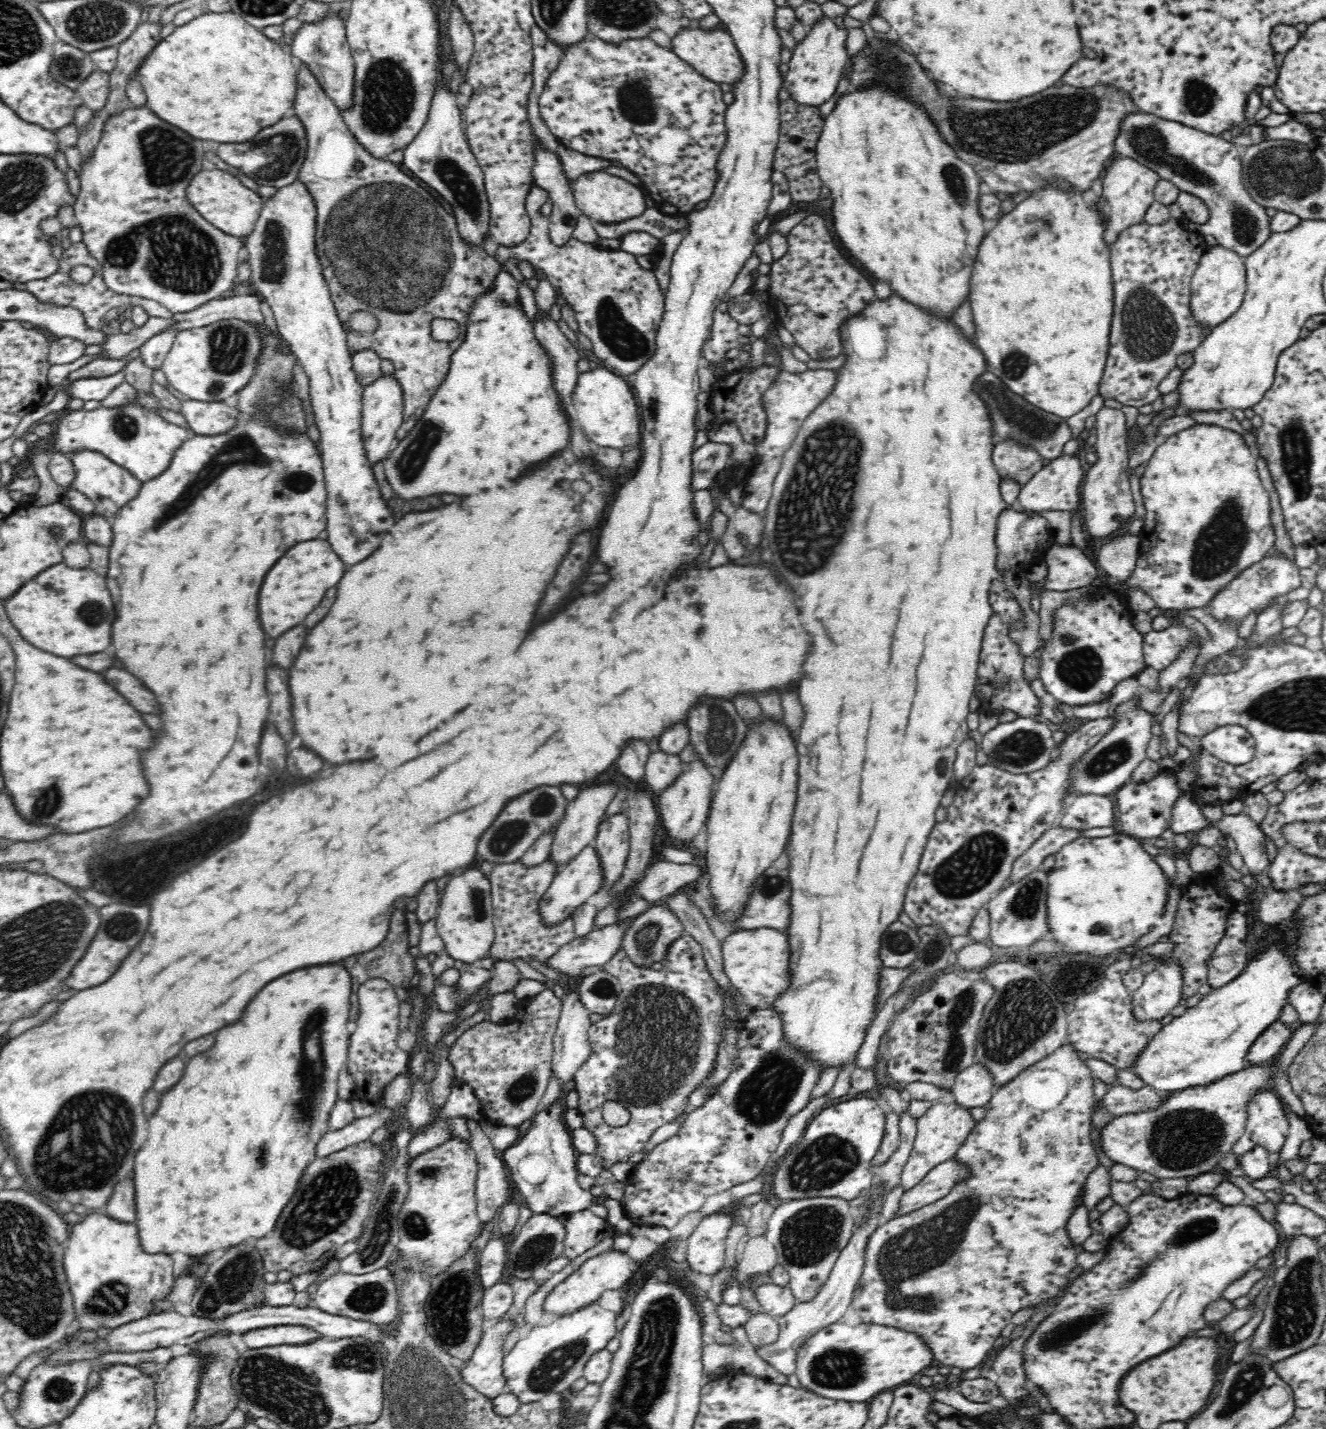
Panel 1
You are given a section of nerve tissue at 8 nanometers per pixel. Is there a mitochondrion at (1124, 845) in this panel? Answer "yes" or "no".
no

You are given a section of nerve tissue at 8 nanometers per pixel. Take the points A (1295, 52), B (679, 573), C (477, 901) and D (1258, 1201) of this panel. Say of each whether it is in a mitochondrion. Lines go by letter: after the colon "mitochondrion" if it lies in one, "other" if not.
A: other
B: other
C: mitochondrion
D: other

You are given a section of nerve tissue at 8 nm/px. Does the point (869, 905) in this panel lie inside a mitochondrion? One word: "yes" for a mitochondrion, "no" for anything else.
no

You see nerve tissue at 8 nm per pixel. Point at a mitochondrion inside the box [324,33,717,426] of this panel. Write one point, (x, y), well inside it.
(389, 92)

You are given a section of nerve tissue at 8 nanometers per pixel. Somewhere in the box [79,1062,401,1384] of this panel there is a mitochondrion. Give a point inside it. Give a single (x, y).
(329, 1200)

